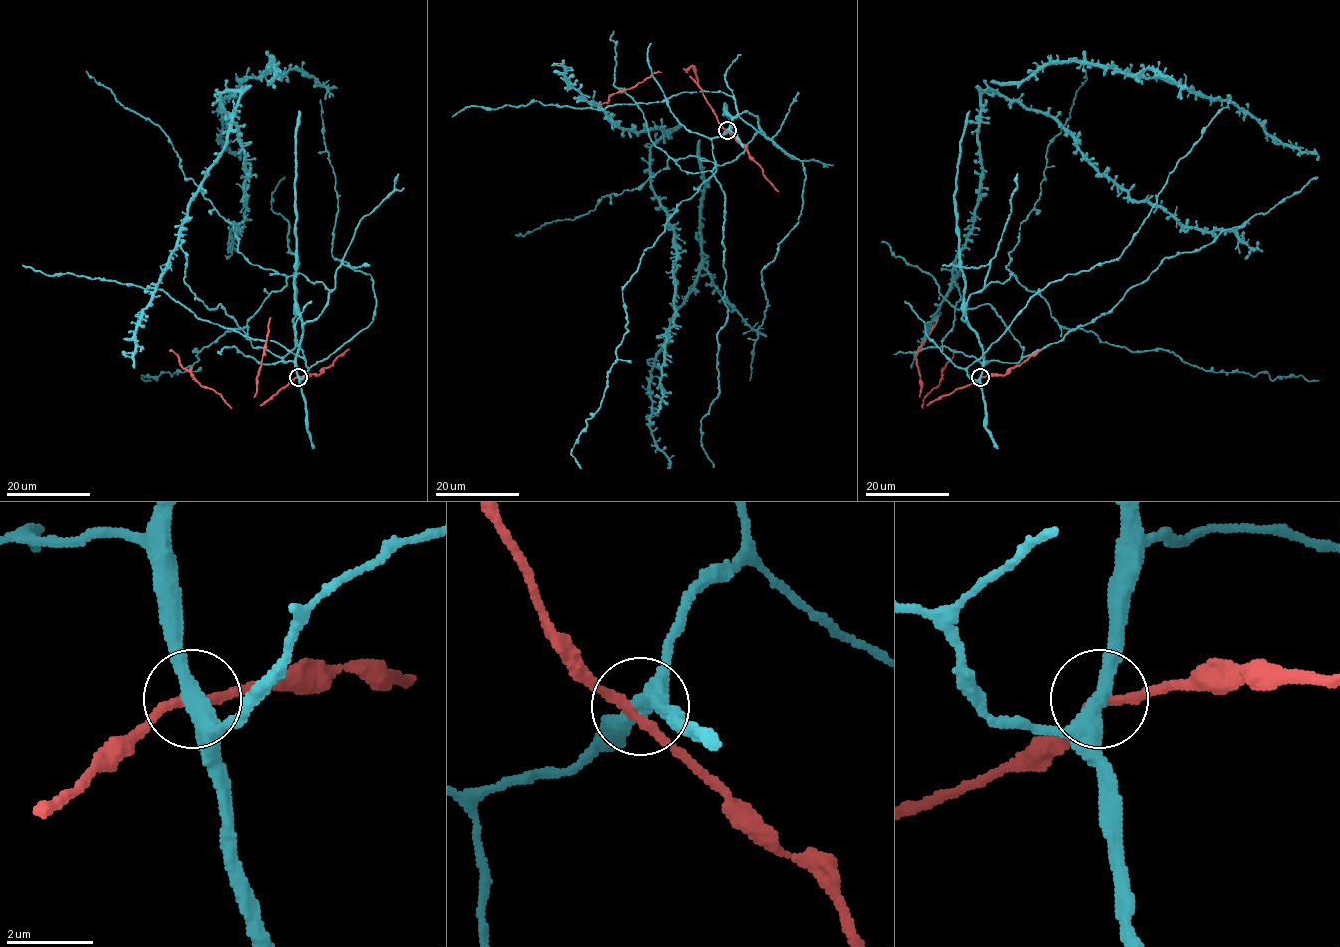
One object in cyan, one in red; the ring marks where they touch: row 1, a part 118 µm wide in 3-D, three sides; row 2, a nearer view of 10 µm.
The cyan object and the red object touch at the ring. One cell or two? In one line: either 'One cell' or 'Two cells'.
Two cells

